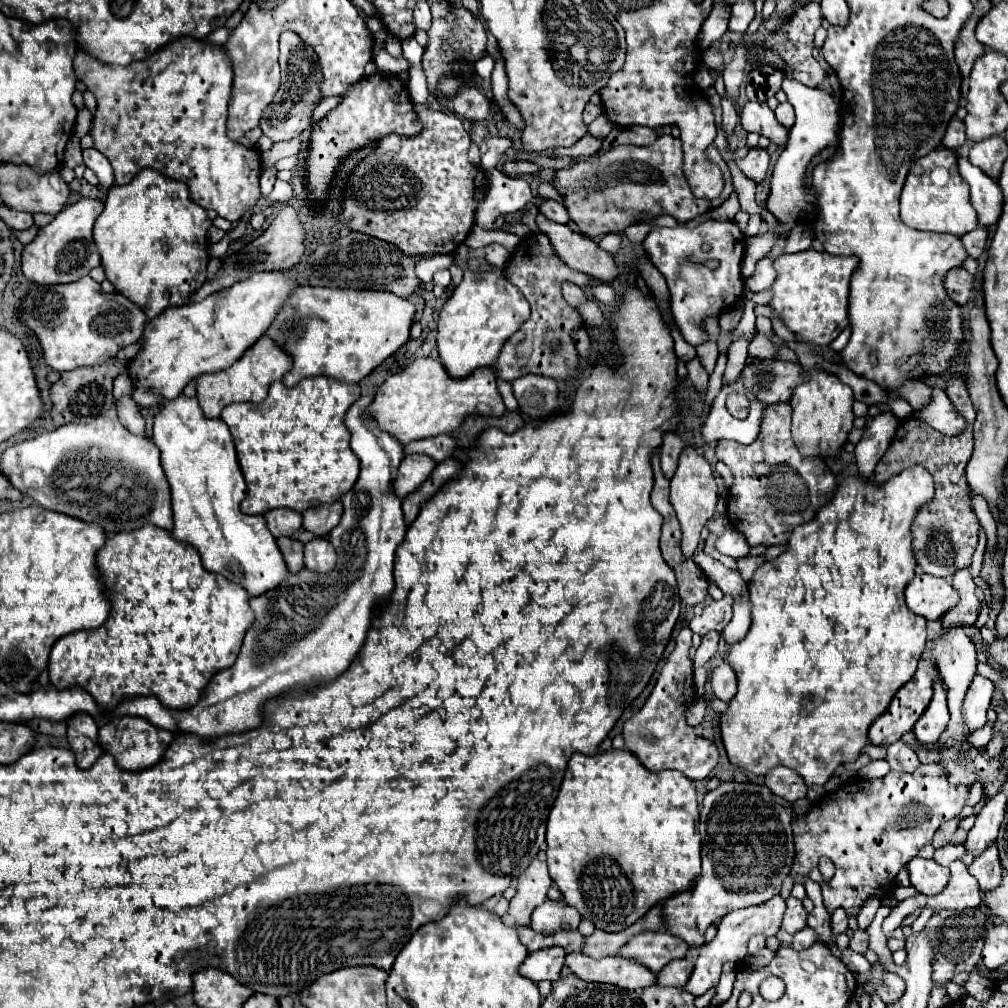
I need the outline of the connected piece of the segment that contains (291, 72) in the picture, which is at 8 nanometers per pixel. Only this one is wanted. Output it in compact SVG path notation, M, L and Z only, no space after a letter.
M282 33L280 35L282 85L280 85L276 97L266 107L266 111L262 113L262 119L260 119L262 133L268 139L272 139L274 143L284 141L284 139L294 139L294 137L298 137L302 131L306 131L310 127L312 109L322 99L318 95L318 83L322 79L322 73L318 71L316 61L318 59L316 59L314 51L306 43L302 43L302 39L298 39L298 35L294 35L294 33Z

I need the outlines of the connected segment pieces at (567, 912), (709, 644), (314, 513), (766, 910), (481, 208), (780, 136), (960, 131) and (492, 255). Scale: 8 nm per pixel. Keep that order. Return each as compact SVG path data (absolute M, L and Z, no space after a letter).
M544 901L532 913L530 927L538 933L552 933L560 929L576 929L580 923L578 909L566 905L564 901Z
M710 631L702 637L702 643L696 649L696 655L692 659L694 667L704 667L714 657L714 653L718 649L718 639L720 639L720 633L716 633L716 631Z
M324 503L302 513L302 527L318 537L326 537L342 517L342 503Z
M776 895L776 899L770 899L758 907L746 907L746 909L738 909L738 911L730 911L726 917L722 917L722 921L718 923L718 935L710 941L710 943L704 943L700 947L700 953L698 953L698 959L696 959L696 967L688 979L688 983L682 987L686 989L688 993L692 993L694 997L700 997L704 995L710 987L714 987L720 979L720 971L722 971L722 965L726 961L740 961L740 959L746 959L748 955L748 939L752 935L766 935L766 937L774 937L780 929L780 923L782 923L782 915L784 915L784 909L786 909L786 903L780 895Z
M498 169L486 171L488 177L488 193L482 203L476 207L474 225L486 231L494 231L496 219L500 215L508 215L520 211L526 203L536 203L530 185L524 179L512 179Z
M748 101L740 113L740 123L744 131L764 135L778 147L784 147L788 141L788 129L782 123L778 123L774 111L766 103Z
M952 117L952 121L948 123L948 129L946 129L946 135L942 139L942 145L948 149L958 149L964 145L964 141L966 141L964 123L958 117Z
M492 243L492 245L484 247L484 257L488 259L488 263L490 263L490 265L494 265L494 267L502 269L502 267L506 267L510 253L508 253L508 251L506 251L502 245Z

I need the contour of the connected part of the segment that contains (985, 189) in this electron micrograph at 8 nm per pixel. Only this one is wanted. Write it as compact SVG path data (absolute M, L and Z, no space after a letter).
M960 159L960 175L970 185L970 201L978 213L980 227L990 227L1002 213L1002 189L1000 185L974 167L968 159Z

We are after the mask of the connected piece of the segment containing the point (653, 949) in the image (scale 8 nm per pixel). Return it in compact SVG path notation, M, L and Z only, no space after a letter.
M642 931L634 935L616 955L624 959L634 959L636 963L644 965L646 969L660 973L660 969L674 961L684 957L688 951L688 945L680 939L676 939L670 933L662 931Z

